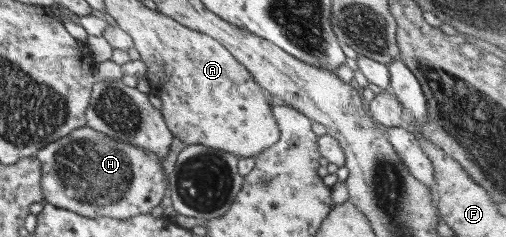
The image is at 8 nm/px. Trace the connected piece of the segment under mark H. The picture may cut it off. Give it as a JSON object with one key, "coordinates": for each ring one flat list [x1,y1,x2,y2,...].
{"coordinates":[[81,126,46,144,35,152,34,157,41,167,39,185,43,202,86,218,104,216,124,220,149,214,166,194,167,176,162,172,158,155,116,141,89,126]]}

